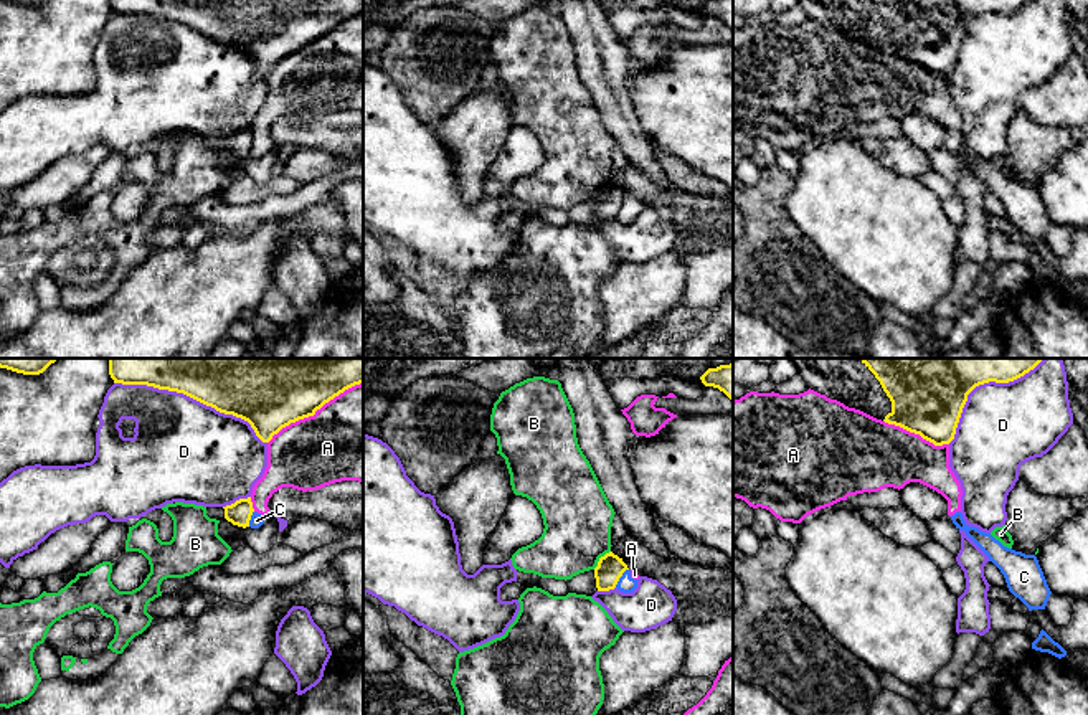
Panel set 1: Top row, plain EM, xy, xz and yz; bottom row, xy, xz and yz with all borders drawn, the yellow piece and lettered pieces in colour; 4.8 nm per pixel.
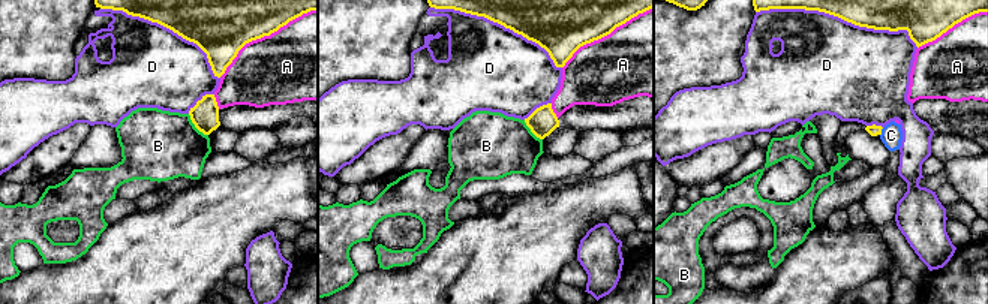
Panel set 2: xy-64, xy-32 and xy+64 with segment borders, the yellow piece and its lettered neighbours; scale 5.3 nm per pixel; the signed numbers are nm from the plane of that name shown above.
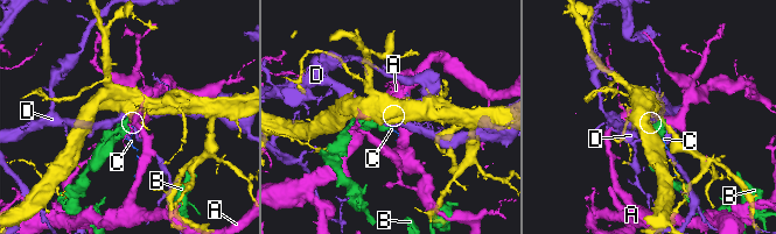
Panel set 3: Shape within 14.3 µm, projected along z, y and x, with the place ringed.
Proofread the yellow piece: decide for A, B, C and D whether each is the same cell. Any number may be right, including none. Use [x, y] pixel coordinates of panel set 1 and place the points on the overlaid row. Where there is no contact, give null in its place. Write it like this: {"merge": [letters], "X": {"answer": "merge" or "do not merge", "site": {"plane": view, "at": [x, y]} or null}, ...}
{"merge": [], "A": {"answer": "do not merge", "site": {"plane": "xy", "at": [314, 413]}}, "B": {"answer": "do not merge", "site": {"plane": "xz", "at": [600, 558]}}, "C": {"answer": "do not merge", "site": {"plane": "xz", "at": [619, 577]}}, "D": {"answer": "do not merge", "site": {"plane": "xy", "at": [192, 397]}}}

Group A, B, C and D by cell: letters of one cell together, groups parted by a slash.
A C / B / D

